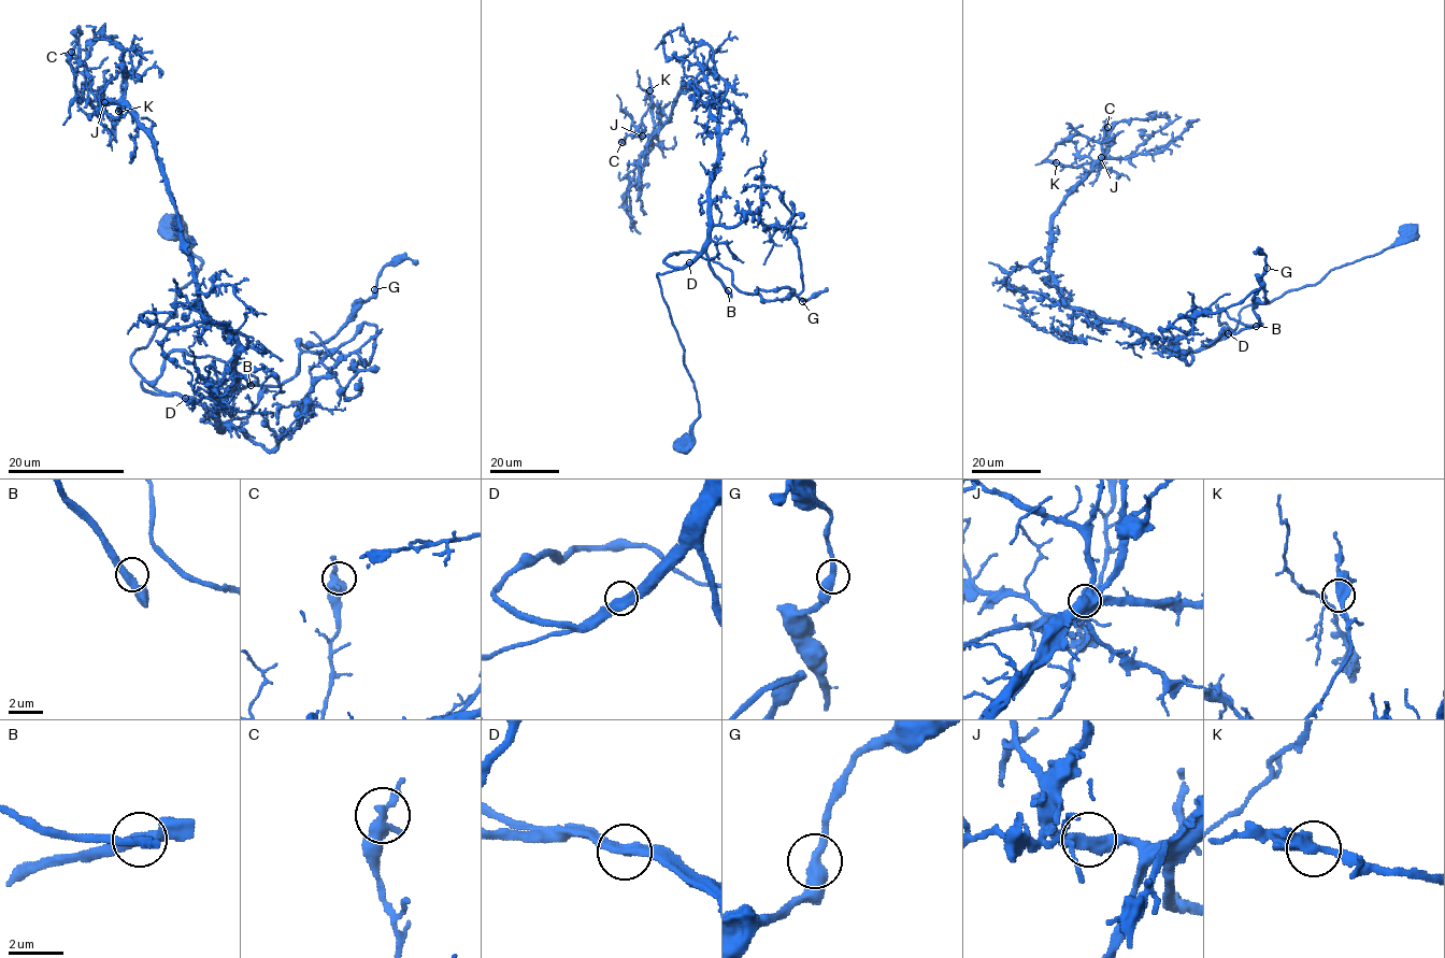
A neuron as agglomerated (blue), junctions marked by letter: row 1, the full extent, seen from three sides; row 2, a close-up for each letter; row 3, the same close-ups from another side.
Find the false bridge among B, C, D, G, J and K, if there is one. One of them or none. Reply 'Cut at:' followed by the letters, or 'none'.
Cut at: none

